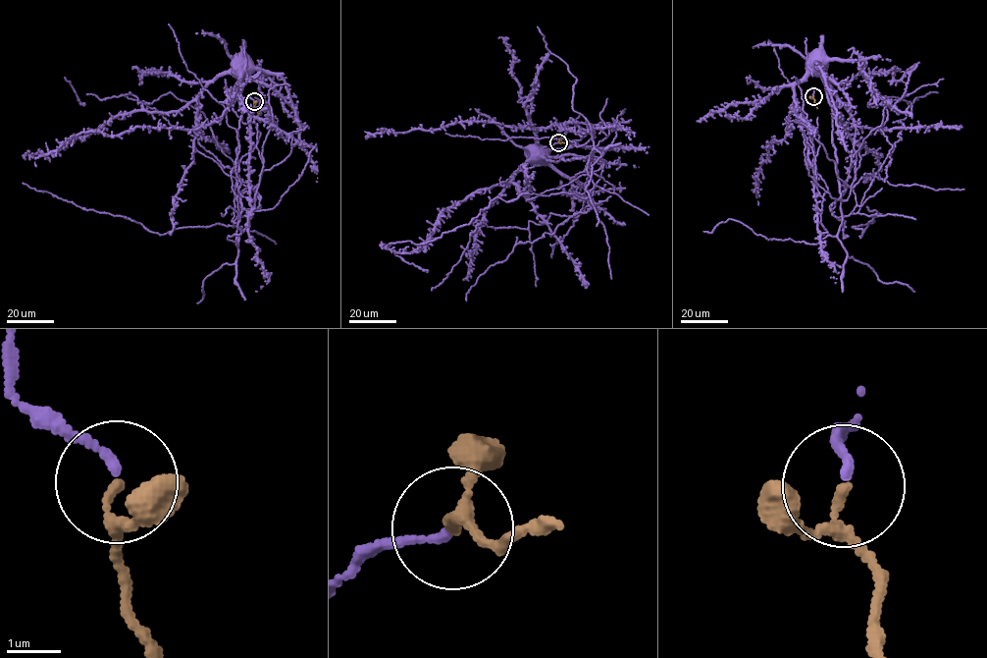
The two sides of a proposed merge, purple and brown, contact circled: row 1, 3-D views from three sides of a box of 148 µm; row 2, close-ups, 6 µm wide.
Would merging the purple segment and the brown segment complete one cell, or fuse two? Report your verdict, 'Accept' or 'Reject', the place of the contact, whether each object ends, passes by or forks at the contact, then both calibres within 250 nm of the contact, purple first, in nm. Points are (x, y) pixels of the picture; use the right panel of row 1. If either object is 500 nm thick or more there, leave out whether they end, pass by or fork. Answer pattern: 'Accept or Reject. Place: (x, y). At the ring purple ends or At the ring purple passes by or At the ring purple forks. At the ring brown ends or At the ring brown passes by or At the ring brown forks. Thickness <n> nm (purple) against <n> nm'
Accept. Place: (813, 96). At the ring purple ends. At the ring brown passes by. Thickness 160 nm (purple) against 130 nm

